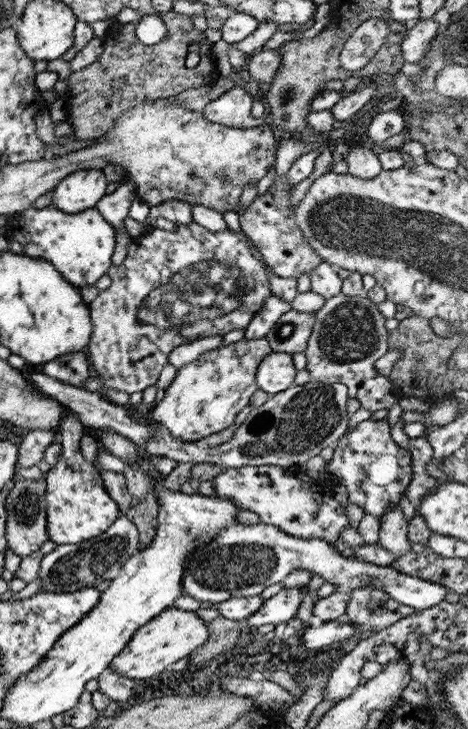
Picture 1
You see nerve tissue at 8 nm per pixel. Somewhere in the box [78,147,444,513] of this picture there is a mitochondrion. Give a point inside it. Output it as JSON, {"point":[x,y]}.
{"point":[212,291]}

